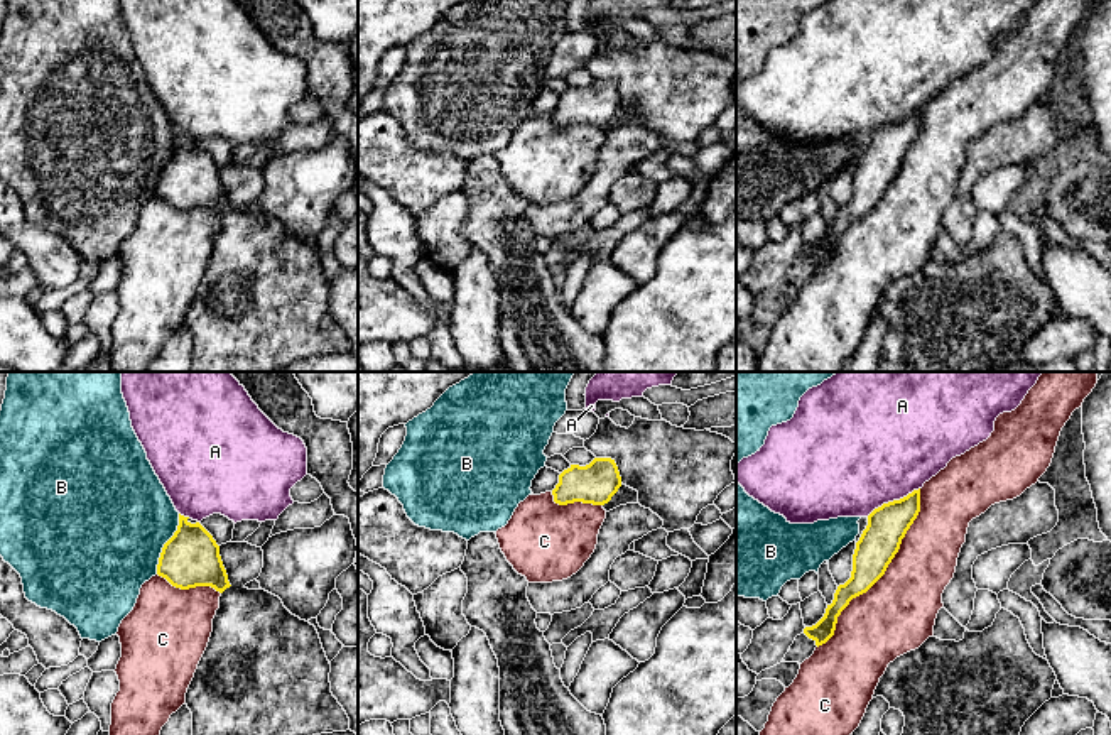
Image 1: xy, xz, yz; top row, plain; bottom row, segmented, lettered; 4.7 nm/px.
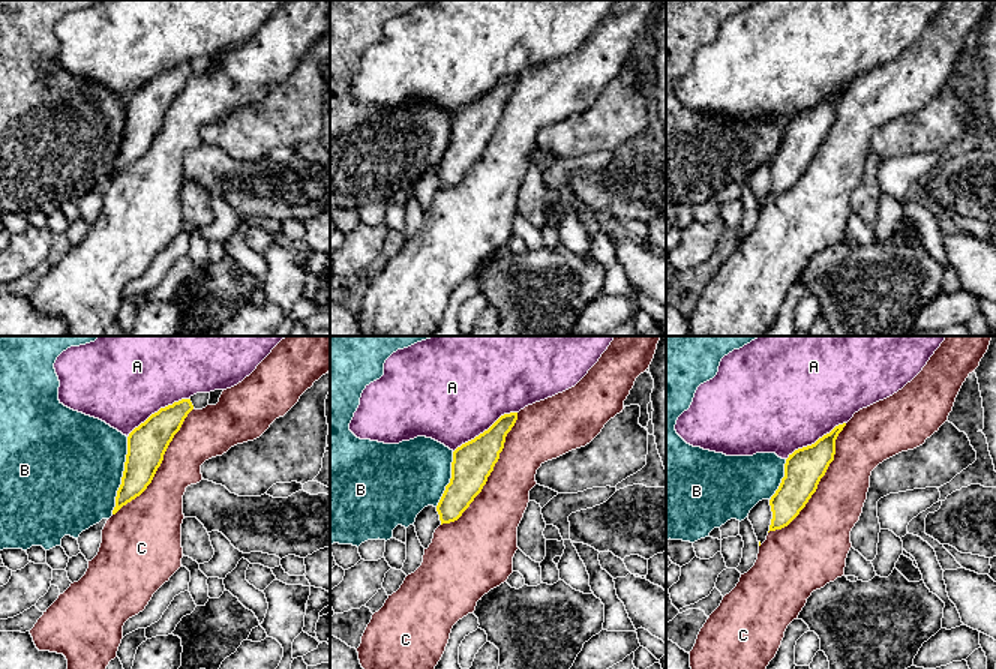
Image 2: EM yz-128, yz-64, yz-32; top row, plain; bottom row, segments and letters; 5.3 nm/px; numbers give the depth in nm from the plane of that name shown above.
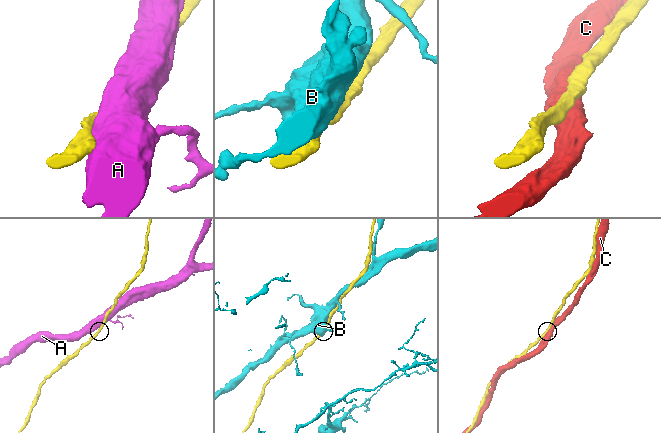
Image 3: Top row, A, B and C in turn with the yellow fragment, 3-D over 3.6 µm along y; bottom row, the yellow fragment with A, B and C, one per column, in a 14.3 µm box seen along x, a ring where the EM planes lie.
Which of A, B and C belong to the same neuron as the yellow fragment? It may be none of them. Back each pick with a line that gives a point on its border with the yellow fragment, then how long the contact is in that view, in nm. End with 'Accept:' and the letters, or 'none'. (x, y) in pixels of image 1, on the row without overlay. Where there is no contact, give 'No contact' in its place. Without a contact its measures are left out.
C: Touches yellow at yz (885, 191). Shared border 900 nm
Accept: C

